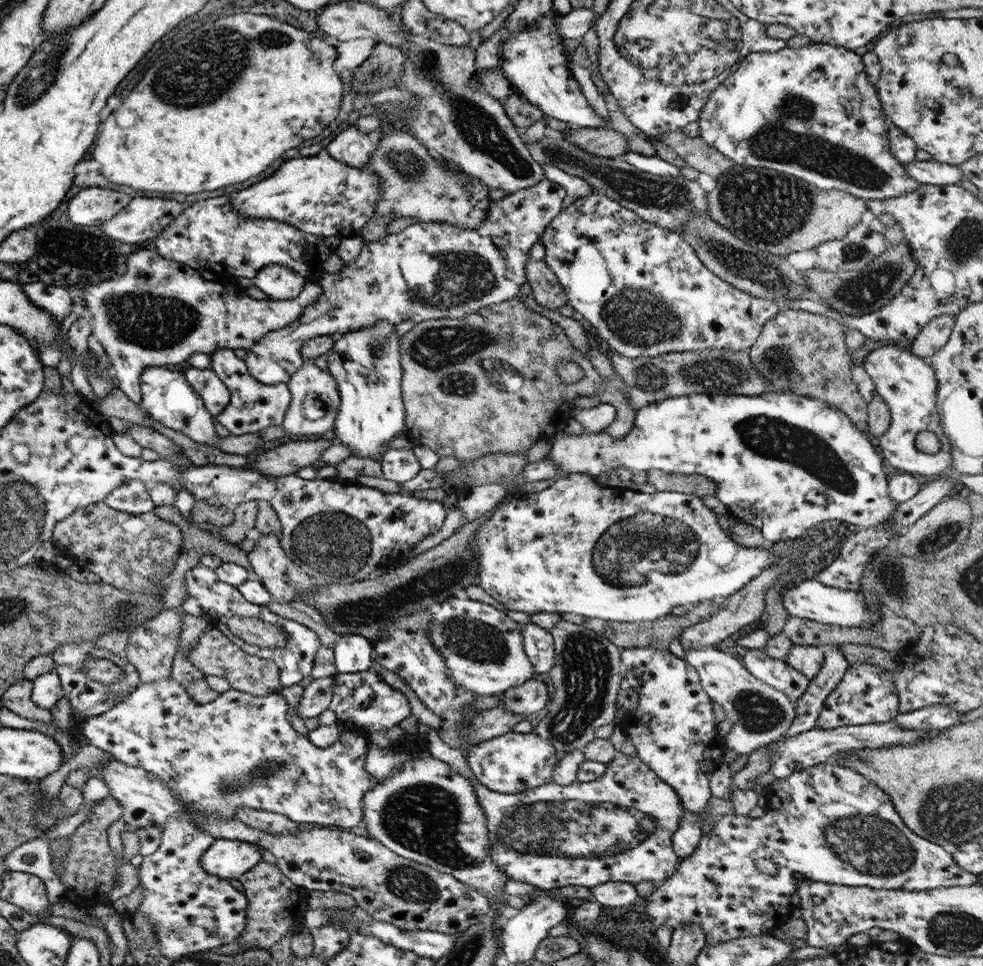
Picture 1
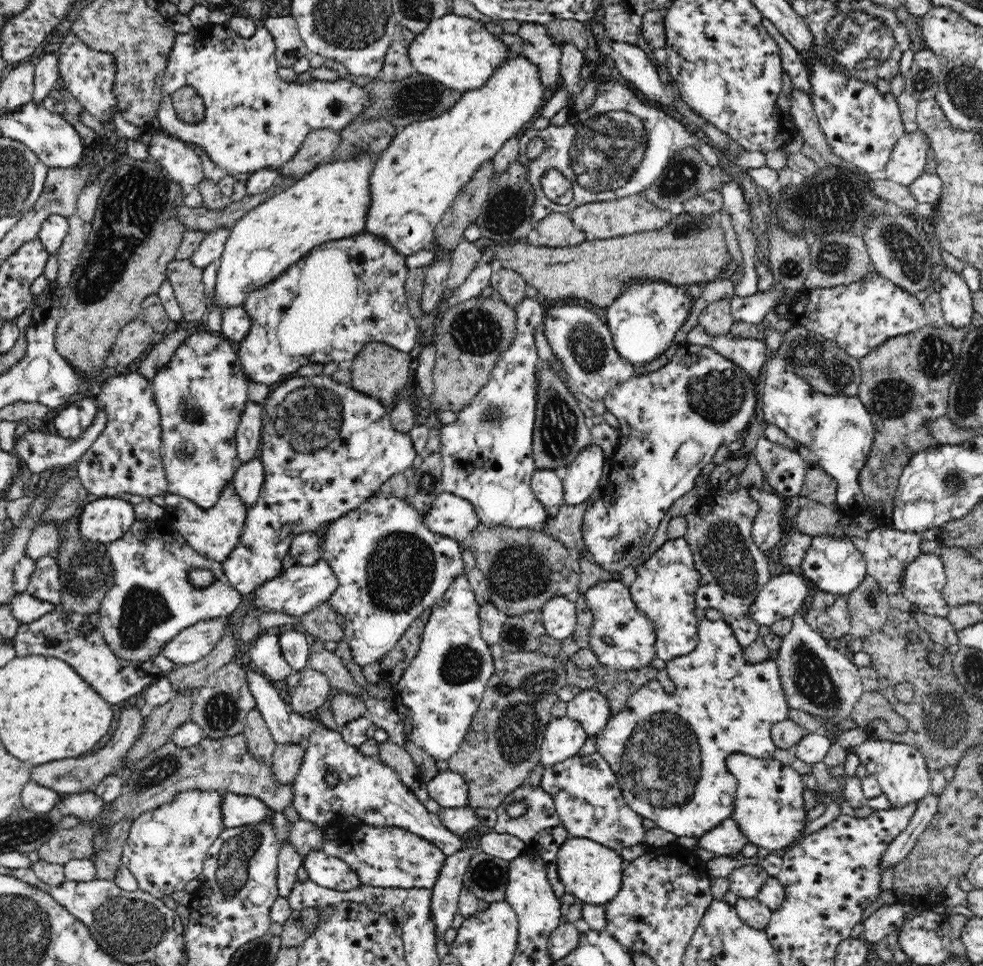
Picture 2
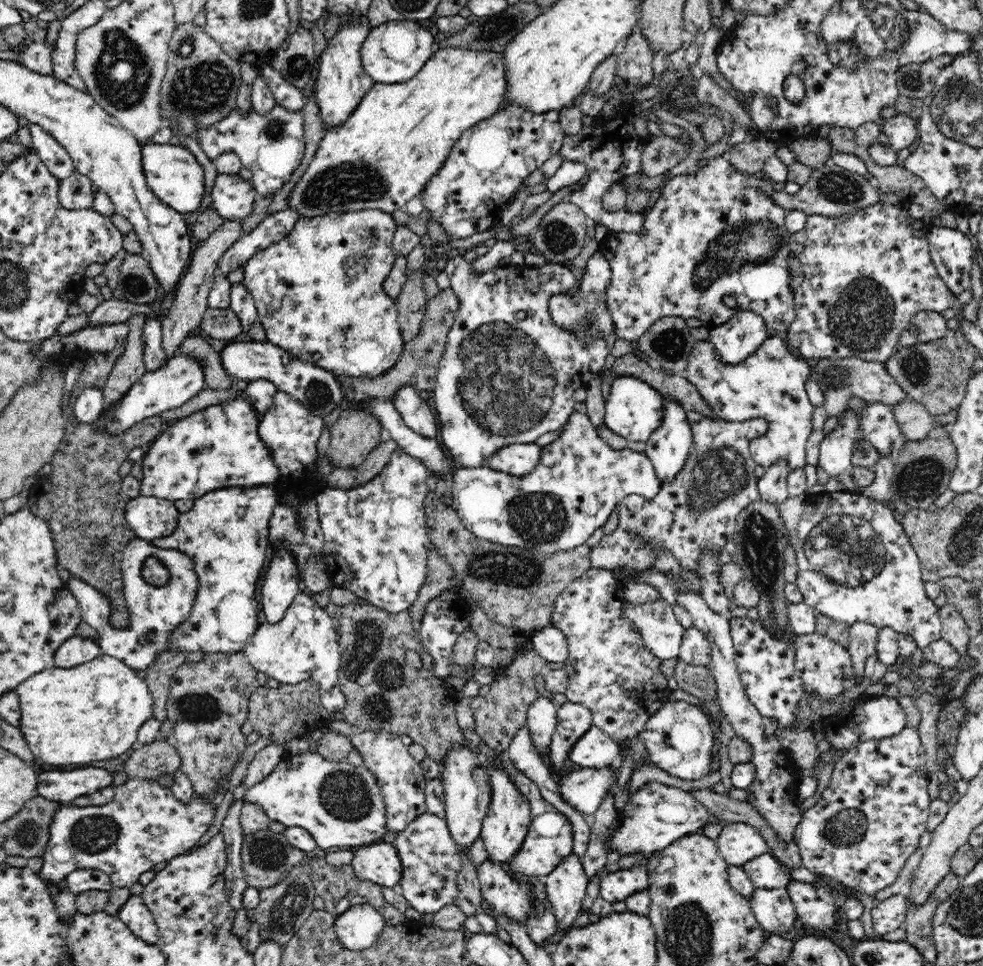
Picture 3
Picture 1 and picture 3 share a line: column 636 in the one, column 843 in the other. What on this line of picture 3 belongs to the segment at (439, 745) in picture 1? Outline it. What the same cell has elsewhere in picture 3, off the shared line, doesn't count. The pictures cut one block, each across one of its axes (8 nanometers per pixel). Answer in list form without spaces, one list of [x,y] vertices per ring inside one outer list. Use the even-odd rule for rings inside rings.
[[[906,727],[900,734],[884,740],[872,740],[872,742],[858,743],[853,749],[850,749],[844,756],[835,762],[832,770],[831,780],[827,788],[822,792],[818,801],[803,813],[798,826],[794,831],[794,840],[797,842],[799,853],[803,860],[803,866],[809,872],[826,875],[840,881],[846,886],[864,894],[875,895],[882,888],[894,884],[904,868],[904,864],[910,855],[919,847],[920,837],[927,831],[927,820],[929,817],[929,806],[932,799],[928,795],[928,774],[927,756],[925,748],[920,739],[920,734],[913,727]]]

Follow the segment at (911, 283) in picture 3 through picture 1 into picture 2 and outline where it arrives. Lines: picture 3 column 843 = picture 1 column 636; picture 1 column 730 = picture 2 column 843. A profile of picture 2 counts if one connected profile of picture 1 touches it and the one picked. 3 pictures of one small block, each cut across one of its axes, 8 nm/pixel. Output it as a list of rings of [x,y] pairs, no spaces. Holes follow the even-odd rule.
[[[878,272],[862,281],[832,288],[802,290],[799,298],[789,305],[787,320],[832,341],[850,356],[863,358],[888,338],[920,330],[927,324],[923,304],[913,294],[902,290]]]

